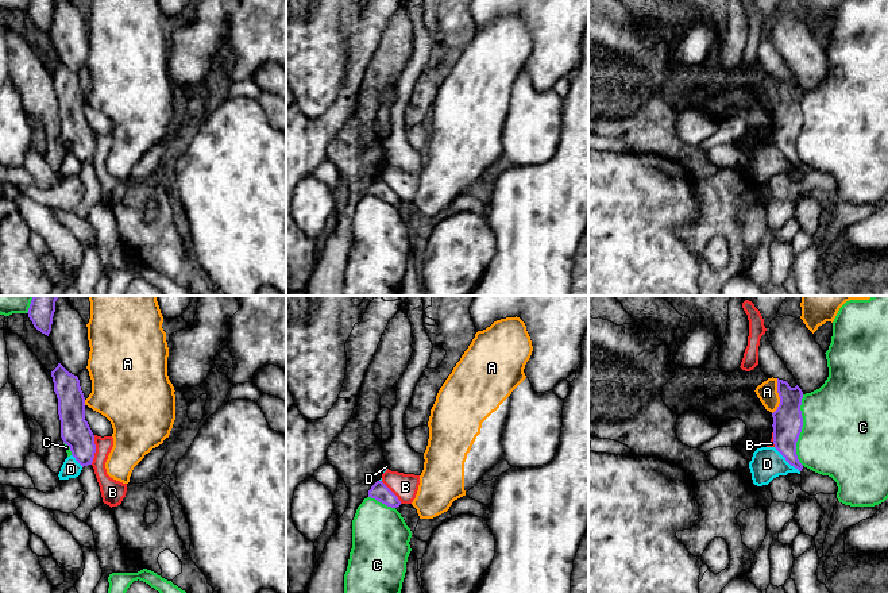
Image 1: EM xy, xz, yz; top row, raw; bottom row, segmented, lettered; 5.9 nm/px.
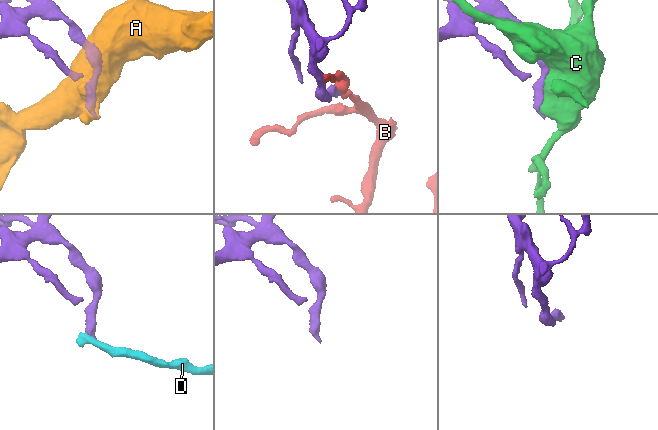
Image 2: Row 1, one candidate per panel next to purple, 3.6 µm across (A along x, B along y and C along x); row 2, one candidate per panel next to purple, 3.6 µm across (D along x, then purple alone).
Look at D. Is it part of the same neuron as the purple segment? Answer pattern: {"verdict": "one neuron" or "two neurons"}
{"verdict": "two neurons"}

